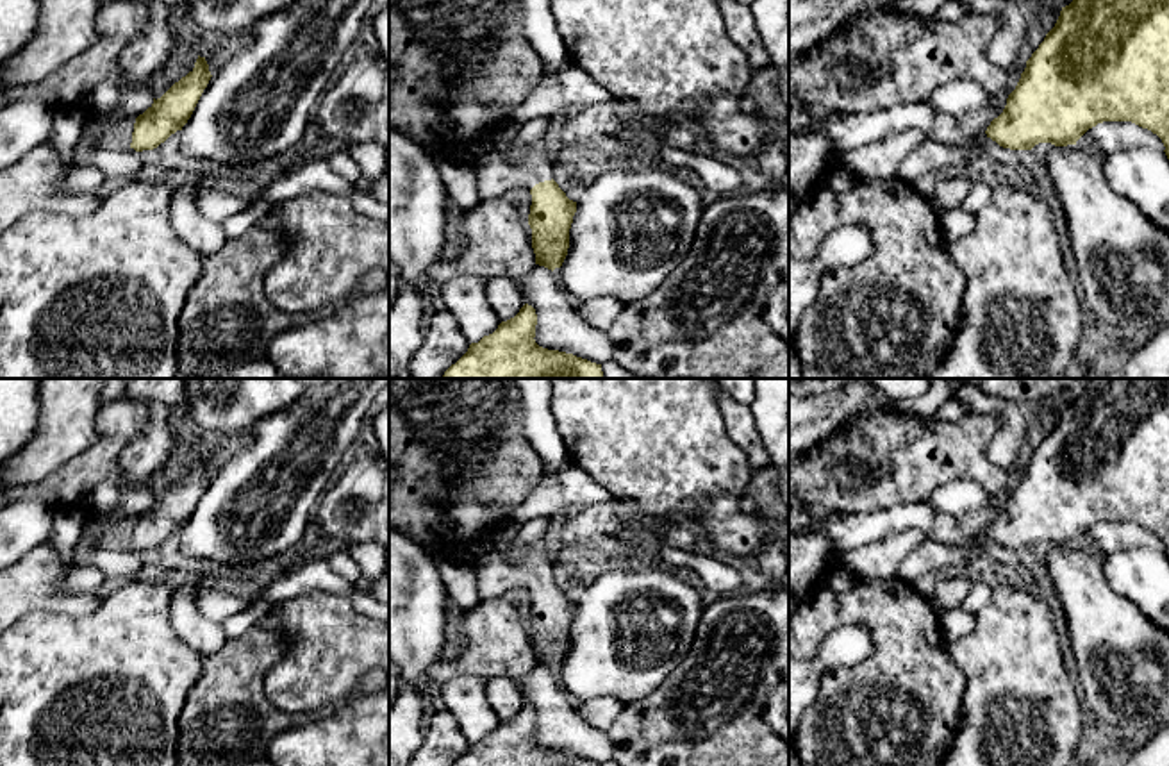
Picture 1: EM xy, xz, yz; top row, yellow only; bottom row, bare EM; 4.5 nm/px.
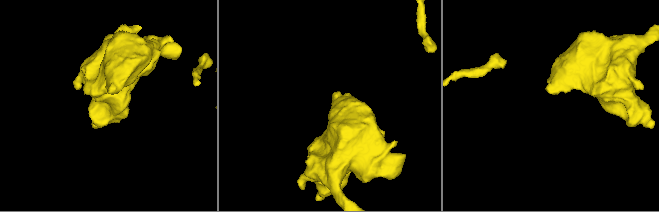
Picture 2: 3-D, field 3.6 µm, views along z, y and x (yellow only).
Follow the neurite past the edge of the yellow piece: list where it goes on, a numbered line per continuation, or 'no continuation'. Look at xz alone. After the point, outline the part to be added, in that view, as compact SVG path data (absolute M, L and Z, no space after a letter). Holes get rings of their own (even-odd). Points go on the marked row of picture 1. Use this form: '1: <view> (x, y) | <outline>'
1: xz (497, 174) | M544 134L539 136L526 154L512 162L509 152L512 139L498 139L496 145L475 162L477 191L482 198L498 198L510 189L532 189L535 184L551 180L557 164L546 150Z

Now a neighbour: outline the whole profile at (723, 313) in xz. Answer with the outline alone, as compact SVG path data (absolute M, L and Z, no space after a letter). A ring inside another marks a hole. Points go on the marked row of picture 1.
M750 182L703 207L691 250L644 298L625 304L607 330L614 361L653 379L789 379L789 189Z

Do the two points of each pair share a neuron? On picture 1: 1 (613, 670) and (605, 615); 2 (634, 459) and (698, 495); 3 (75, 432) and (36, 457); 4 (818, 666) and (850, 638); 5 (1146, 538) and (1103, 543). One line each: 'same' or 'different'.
1: same
2: same
3: same
4: same
5: same

